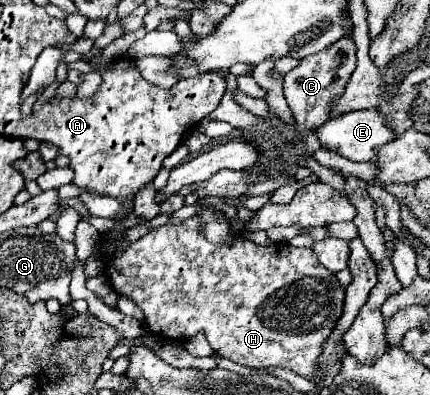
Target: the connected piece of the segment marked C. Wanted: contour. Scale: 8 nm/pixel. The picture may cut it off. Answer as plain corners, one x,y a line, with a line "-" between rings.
345,34
341,40
327,46
325,50
301,60
299,66
295,66
285,76
285,84
283,84
285,98
297,120
299,130
315,130
327,120
325,108
329,100
333,100
343,92
343,86
347,84
353,70
355,70
355,44
353,44
353,36

